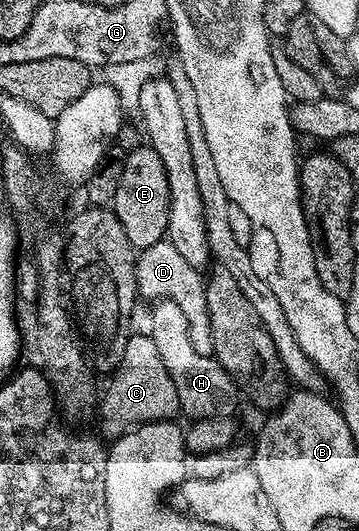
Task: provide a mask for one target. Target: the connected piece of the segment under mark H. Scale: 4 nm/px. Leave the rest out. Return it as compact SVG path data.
M168 298L156 301L152 306L155 307L151 310L149 333L153 344L157 344L157 352L161 352L161 360L165 360L165 368L169 368L169 376L173 376L180 411L184 415L187 413L191 420L234 415L236 384L215 357L201 356L201 352L193 348L185 312L181 312L181 308L177 308L177 304Z

